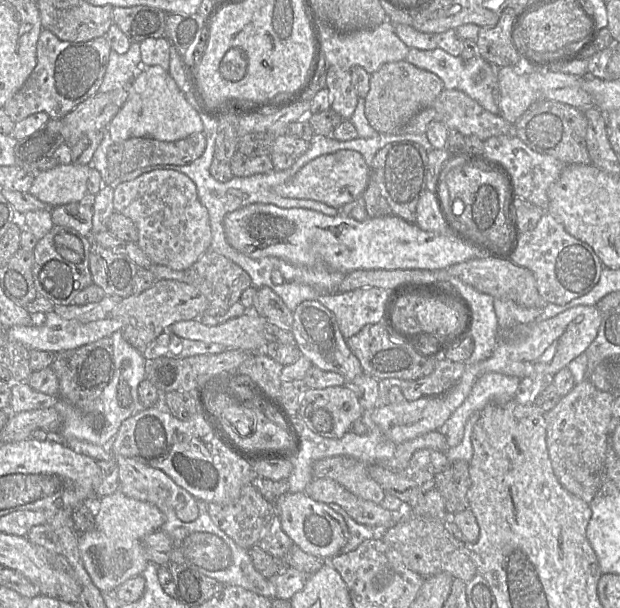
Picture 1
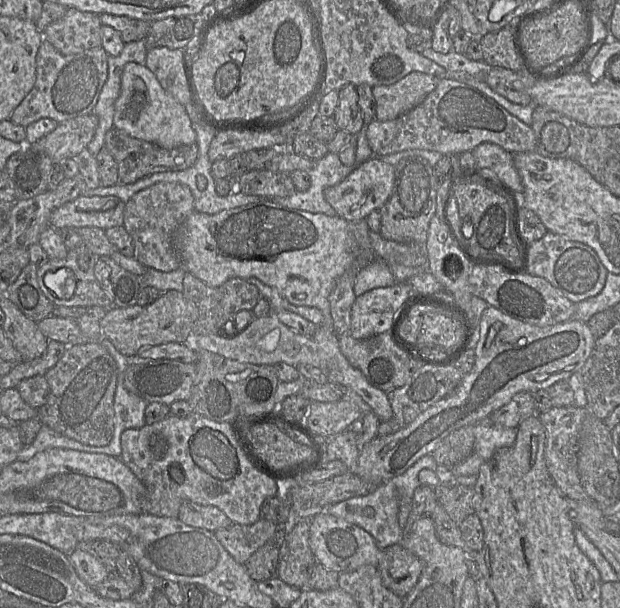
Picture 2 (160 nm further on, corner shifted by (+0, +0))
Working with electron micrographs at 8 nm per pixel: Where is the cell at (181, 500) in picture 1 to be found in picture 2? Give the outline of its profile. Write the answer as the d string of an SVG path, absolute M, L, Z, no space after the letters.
M192 501L182 502L177 519L188 526L203 528L212 532L228 527L233 523L218 508Z

